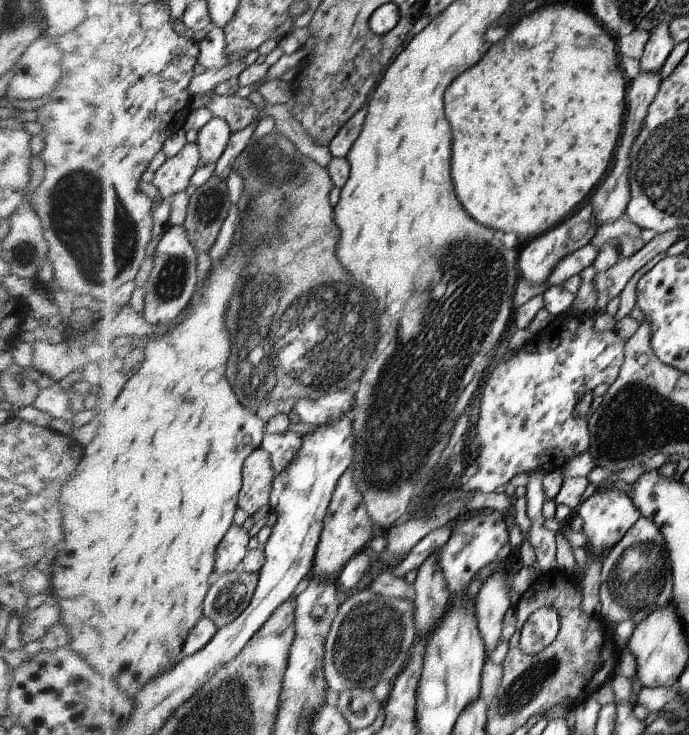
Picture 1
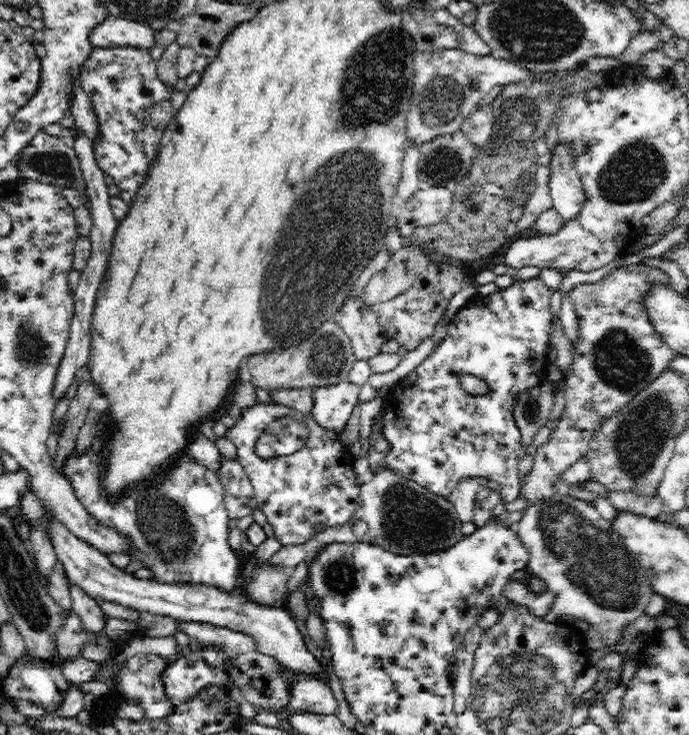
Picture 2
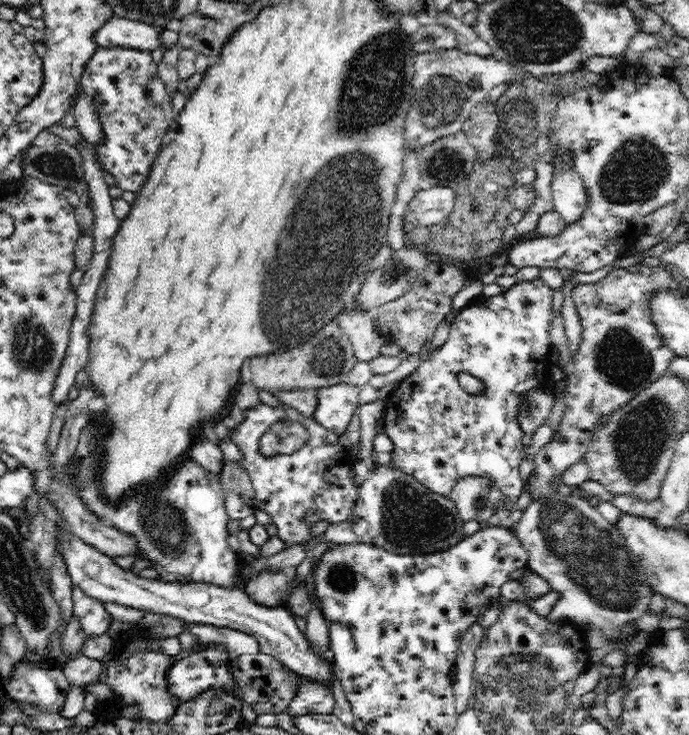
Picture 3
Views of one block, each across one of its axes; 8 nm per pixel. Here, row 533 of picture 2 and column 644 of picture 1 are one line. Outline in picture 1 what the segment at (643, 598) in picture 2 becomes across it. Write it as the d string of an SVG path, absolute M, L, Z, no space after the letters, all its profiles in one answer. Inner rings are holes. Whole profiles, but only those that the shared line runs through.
M641 516L603 560L600 579L600 613L607 624L632 620L636 626L654 610L668 605L673 597L673 566L660 528Z

